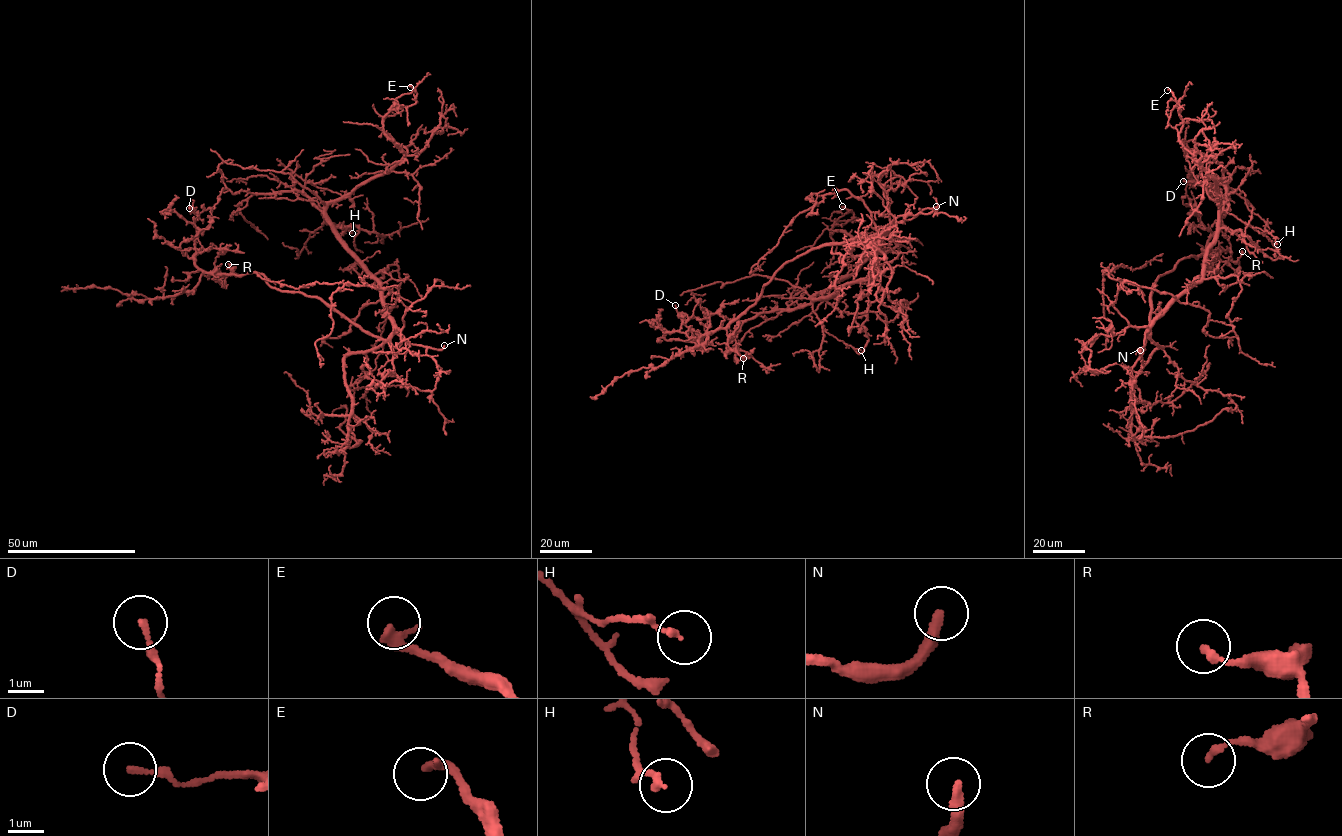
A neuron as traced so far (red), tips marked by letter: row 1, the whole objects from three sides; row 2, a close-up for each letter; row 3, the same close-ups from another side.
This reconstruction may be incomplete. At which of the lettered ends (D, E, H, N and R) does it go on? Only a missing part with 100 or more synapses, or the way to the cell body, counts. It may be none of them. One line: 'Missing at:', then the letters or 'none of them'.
Missing at: N

